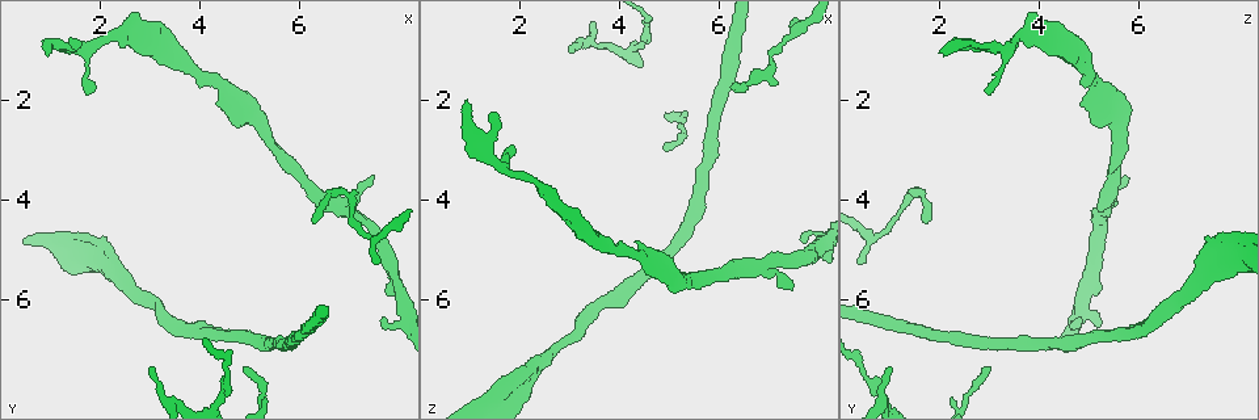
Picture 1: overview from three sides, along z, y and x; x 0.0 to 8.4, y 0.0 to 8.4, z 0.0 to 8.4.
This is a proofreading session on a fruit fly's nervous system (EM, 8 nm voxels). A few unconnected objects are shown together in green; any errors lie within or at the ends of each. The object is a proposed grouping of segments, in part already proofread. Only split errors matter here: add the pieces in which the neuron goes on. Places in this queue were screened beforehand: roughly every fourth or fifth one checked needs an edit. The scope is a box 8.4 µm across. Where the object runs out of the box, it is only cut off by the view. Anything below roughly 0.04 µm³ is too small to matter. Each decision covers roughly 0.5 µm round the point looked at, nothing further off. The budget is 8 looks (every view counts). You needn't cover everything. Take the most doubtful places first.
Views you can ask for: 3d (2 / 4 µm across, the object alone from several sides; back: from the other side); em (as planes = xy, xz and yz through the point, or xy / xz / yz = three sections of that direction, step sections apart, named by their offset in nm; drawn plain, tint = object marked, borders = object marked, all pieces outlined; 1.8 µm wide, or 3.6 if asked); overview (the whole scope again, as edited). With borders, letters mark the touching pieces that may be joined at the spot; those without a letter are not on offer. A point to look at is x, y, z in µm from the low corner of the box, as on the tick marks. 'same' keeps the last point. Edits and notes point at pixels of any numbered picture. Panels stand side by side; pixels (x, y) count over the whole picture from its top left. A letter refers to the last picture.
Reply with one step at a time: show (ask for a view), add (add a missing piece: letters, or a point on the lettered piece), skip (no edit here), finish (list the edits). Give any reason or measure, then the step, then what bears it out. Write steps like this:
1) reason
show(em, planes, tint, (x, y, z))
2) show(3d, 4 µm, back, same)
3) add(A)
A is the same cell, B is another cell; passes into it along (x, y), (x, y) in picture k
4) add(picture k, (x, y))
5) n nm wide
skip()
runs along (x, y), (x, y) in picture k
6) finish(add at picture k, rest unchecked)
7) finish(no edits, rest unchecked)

branch stops here
show(3d, 2 µm, (7.60, 6.40, 4.80))

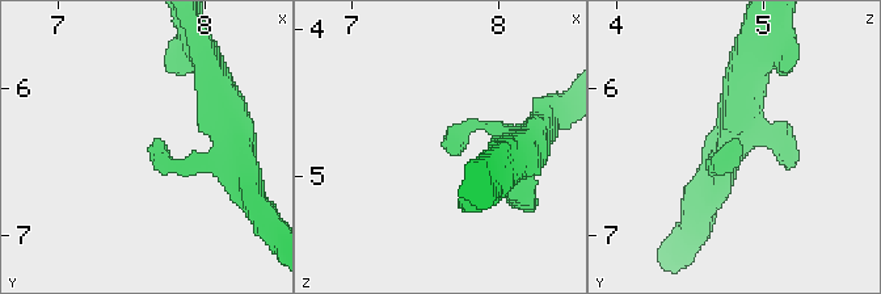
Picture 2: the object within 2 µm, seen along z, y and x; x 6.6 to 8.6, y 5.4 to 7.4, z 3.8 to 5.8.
show(em, xz, step 16, plain, (7.66, 6.38, 4.82))

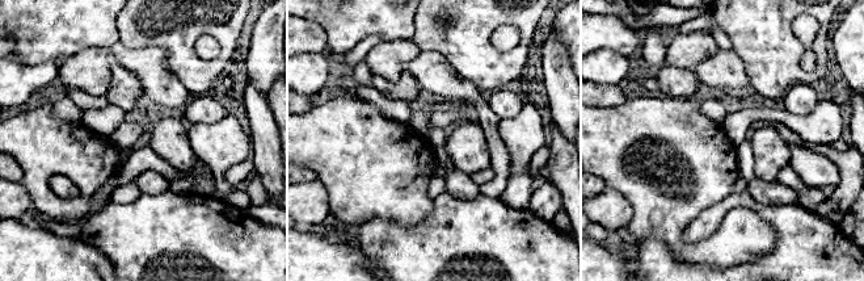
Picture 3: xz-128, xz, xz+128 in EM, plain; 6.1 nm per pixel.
see the neighbours
show(em, xz, step 16, borders, same)

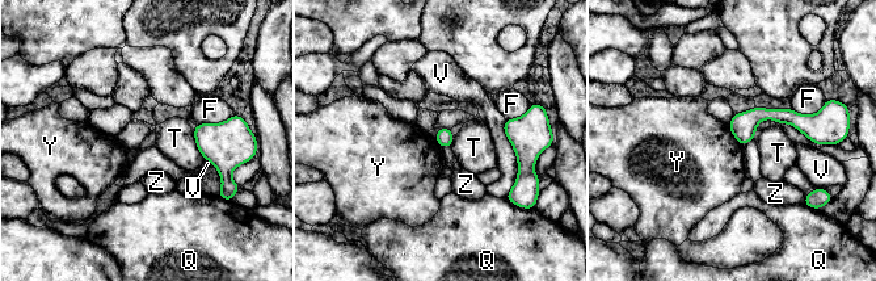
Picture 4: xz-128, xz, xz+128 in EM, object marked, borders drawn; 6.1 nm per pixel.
skip()
F, Q, T, V, Y and Z are other cells; border along (728, 125), (732, 135), (741, 146) in picture 4; none of them fits

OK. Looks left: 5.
free end
show(em, planes, tint, (0.95, 1.10, 2.10))

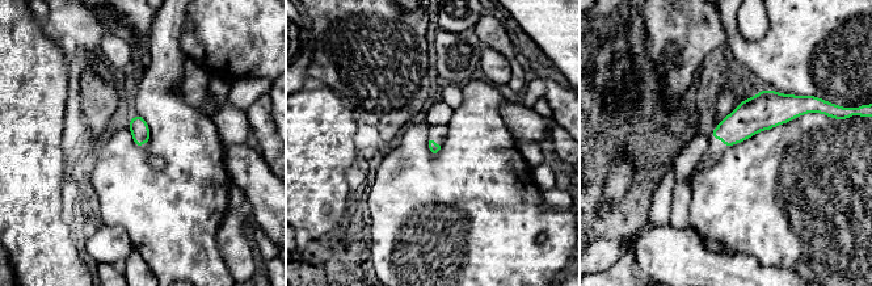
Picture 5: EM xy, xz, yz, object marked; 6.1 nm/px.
what lies round it
show(em, planes, borders, same)

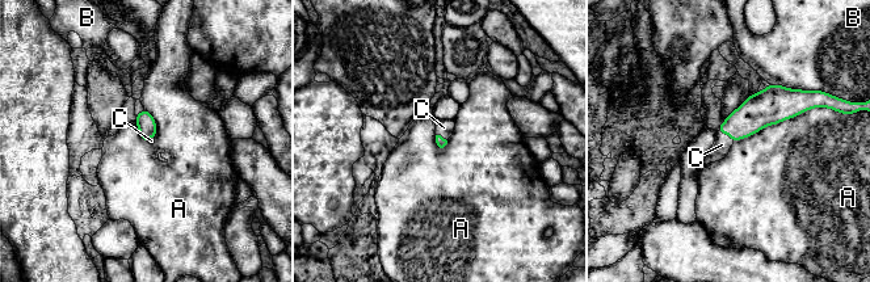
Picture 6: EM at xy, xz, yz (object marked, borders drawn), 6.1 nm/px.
add(picture 6, (722, 144))
C is the same cell, A and B are other cells; passes into it along (759, 110), (727, 133), (722, 144) in picture 6; the neuron continues

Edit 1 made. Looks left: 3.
redraw
show(overview)

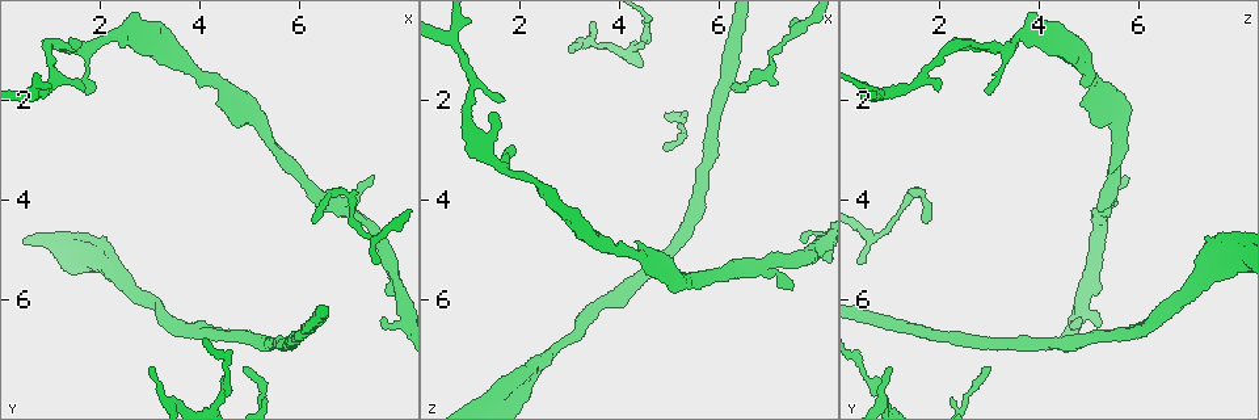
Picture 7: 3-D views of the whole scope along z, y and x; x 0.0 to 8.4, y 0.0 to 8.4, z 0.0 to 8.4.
thin end
show(3d, 2 µm, back, (7.50, 3.60, 5.80))

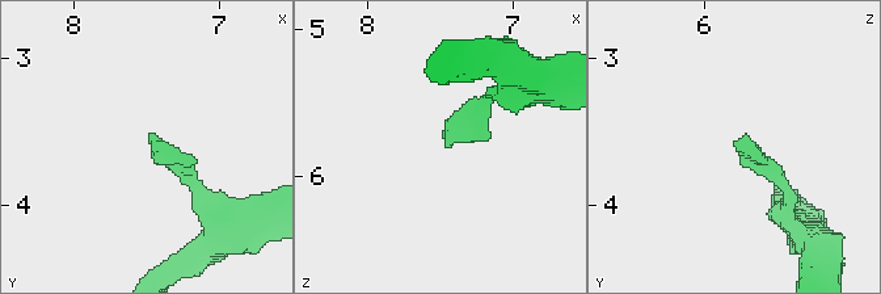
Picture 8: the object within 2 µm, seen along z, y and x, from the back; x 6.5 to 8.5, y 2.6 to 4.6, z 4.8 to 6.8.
need the tissue
show(em, planes, borders, (7.46, 3.60, 5.78))

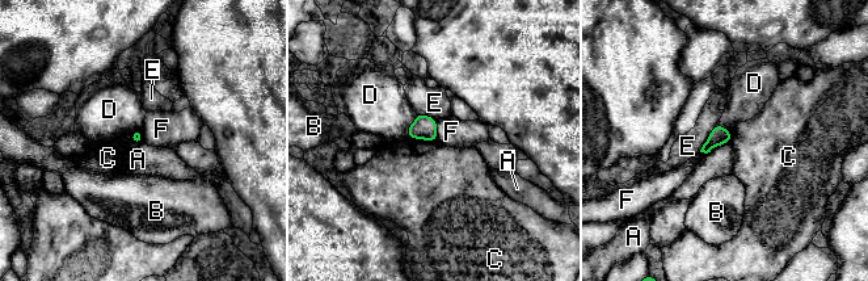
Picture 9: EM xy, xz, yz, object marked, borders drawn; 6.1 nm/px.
skip()
A, B, C, D, E and F are other cells; border along (435, 120), (437, 141) in picture 9; none of them fits

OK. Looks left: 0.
finish(add at picture 6, rest unchecked)

